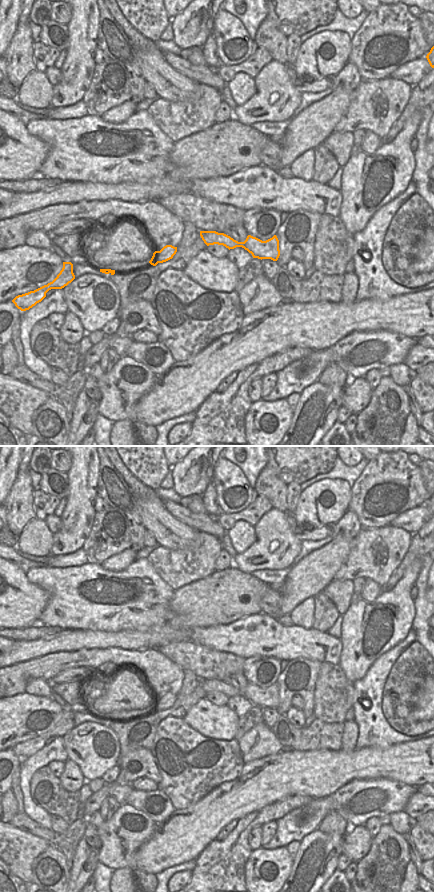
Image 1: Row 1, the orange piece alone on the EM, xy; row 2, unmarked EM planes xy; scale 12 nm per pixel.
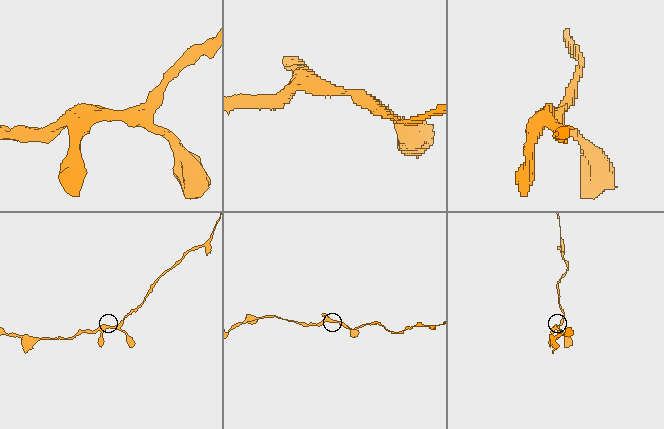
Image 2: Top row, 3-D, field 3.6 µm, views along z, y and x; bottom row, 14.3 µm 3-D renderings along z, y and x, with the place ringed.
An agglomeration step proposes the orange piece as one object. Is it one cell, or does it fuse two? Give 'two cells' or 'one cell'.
one cell

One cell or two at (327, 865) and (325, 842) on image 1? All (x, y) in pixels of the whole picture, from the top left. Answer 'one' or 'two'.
one

